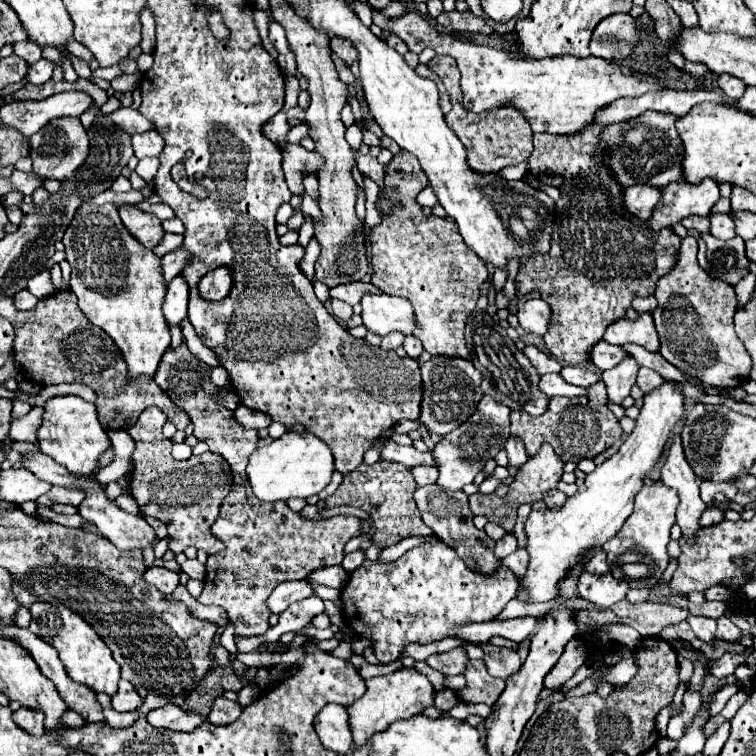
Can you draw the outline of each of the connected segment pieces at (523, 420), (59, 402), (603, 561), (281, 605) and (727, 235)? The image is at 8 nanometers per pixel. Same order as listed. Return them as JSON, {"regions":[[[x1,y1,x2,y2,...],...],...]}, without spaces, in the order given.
{"regions":[[[601,381,587,387,587,395,583,397,557,397,549,401,549,411,541,417,531,417,523,411,511,411,511,437,521,439,525,443,525,451,533,457,543,443,555,447,555,453,561,461,579,463,581,459,593,459,607,447,619,443,623,439,623,431,619,427,619,419,607,407,607,393]],[[53,397,45,403,43,423,37,431,39,449,51,455,59,465,63,465,71,475,91,477,99,467,99,457,111,447,107,431,99,423,99,415,93,403,81,397]],[[597,551,591,559,589,559,589,563,585,565,585,571,589,571,589,573,597,573,597,575,601,575,601,573,607,573,609,571,609,565,607,565,607,555,603,553,603,551]],[[285,581,275,587,275,591,269,595,269,609,271,613,283,613,289,603,301,601,305,597,313,595,313,587,307,581]],[[711,215,711,233,717,239,733,239,737,233,731,215]]]}

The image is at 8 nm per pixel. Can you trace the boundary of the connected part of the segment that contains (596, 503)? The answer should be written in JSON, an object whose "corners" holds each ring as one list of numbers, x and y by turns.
{"corners":[[663,381,643,397,643,407,637,417,637,425,617,455,609,457,603,465,597,465,593,473,585,477,585,483,573,497,567,499,559,511,531,511,525,533,529,537,529,569,521,585,529,591,529,603,551,601,557,597,557,583,565,577,567,569,573,567,581,555,589,549,599,549,605,539,611,539,625,519,633,511,633,499,641,491,645,477,661,459,663,449,671,437,673,427,685,413,685,395,681,385,675,381]]}

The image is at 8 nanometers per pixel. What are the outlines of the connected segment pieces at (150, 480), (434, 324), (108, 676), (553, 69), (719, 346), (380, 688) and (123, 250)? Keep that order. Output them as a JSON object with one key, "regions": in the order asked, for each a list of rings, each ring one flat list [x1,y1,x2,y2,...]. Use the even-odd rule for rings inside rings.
{"regions":[[[149,407,137,419,133,427,129,427,129,435,135,439,137,447,133,453,133,477,131,477,131,495,139,503,143,515,151,515,161,519,167,525,171,535,169,549,175,553,185,551,187,547,197,547,215,555,225,545,213,537,211,525,219,515,219,507,229,495,233,487,233,473,229,463,221,459,217,453,193,455,187,461,177,461,171,455,171,441,161,433,165,413,157,407]],[[401,149,399,155,393,155,393,159,385,165,385,177,383,177,383,183,385,183,383,193,385,193,385,197,393,203,393,209,391,209,391,213,383,213,383,211,379,209,379,213,381,213,381,223,375,225,375,227,371,227,371,233,369,233,369,241,371,241,371,265,373,265,371,283,377,285,377,287,379,287,383,293,387,293,387,295,399,295,399,297,409,299,409,303,411,303,413,309,415,309,415,317,417,317,417,327,415,327,413,335,423,343,423,349,425,349,427,353,431,353,431,355,445,355,445,357,469,359,469,351,467,351,467,347,465,347,465,339,463,339,463,329,465,329,467,317,469,317,469,315,473,313,473,309,475,309,475,303,477,303,477,297,479,297,479,285,481,285,481,283,487,279,487,275,489,275,487,265,485,265,483,259,479,259,473,251,469,251,469,247,465,245,463,237,459,235,455,223,445,221,445,219,435,217,435,215,429,215,429,217,427,217,427,215,423,213,423,207,417,203,417,193,425,189,427,179,425,179,425,173,421,171,421,165,417,163,417,157,415,157,415,155,409,155,405,149]],[[35,603,31,607,31,625,29,631,33,631,37,637,53,645,59,653,59,659,63,661,69,677,77,683,87,685,95,693,107,693,113,697,117,693,119,683,119,665,115,663,109,647,101,641,101,637,85,623,79,615,69,611,65,605,51,605,51,603]],[[405,13,399,19,391,19,391,33,401,37,409,51,421,53,425,47,435,49,439,55,451,55,461,71,461,89,463,105,473,113,495,109,503,103,513,103,525,113,531,123,533,133,551,133,551,135,575,135,587,127,597,125,597,111,605,109,609,103,621,97,641,97,647,91,659,91,661,85,647,83,641,77,645,73,635,71,625,65,601,57,553,57,553,59,519,59,501,49,489,49,459,41,449,33,439,33,435,25,429,25,419,13]],[[685,237,685,253,675,267,657,281,655,327,661,339,659,353,691,377,699,377,705,387,733,389,749,379,751,357,733,329,737,297,733,287,713,281,697,263,697,241]],[[403,667,389,675,367,679,365,683,367,683,365,695,347,707,355,745,363,745,373,733,389,729,393,721,409,719,417,713,423,713,427,707,433,705,433,697,435,697,433,683,423,673,419,673,415,667]],[[83,203,67,227,63,243,67,261,73,261,69,285,79,299,79,309,91,323,115,339,115,345,125,357,129,379,141,375,153,377,171,341,161,311,167,287,161,277,159,257,129,235,113,203]]]}

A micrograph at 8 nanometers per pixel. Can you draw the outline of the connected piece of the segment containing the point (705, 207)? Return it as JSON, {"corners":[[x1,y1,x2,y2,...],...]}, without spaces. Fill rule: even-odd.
{"corners":[[703,179,699,185,689,185,687,181,673,181,665,187,661,187,661,203,653,209,653,215,649,217,649,227,653,231,661,231,663,227,671,227,675,223,681,223,689,215,709,215,711,207,719,201,719,185,713,179]]}

